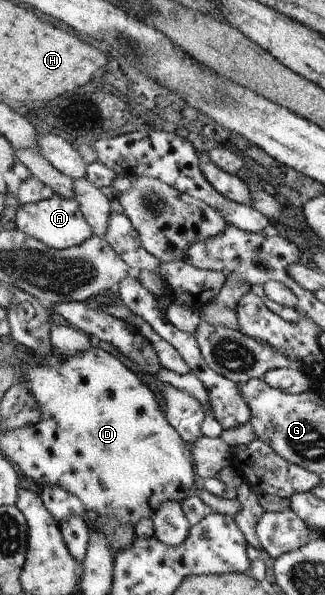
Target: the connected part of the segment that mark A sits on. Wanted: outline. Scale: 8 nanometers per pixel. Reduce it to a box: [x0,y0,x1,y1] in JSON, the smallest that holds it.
[16,194,95,251]

